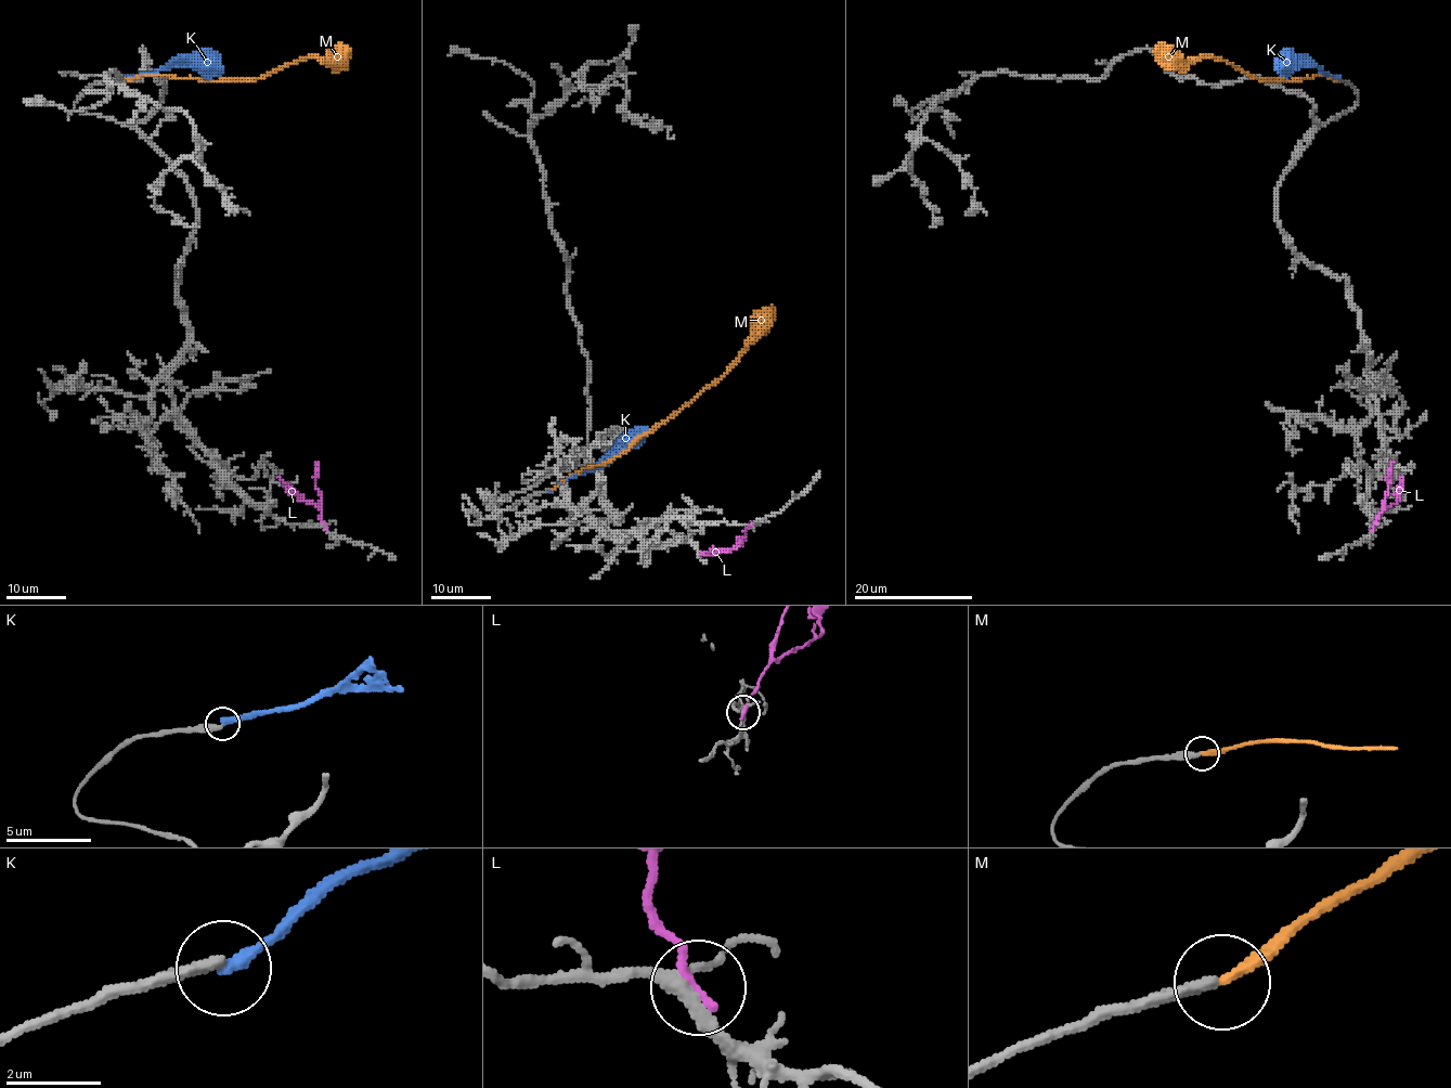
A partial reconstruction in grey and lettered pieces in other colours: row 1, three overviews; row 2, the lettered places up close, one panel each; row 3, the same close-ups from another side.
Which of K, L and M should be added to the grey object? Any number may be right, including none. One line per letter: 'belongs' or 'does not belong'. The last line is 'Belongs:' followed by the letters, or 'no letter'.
K: does not belong
L: does not belong
M: belongs
Belongs: M

